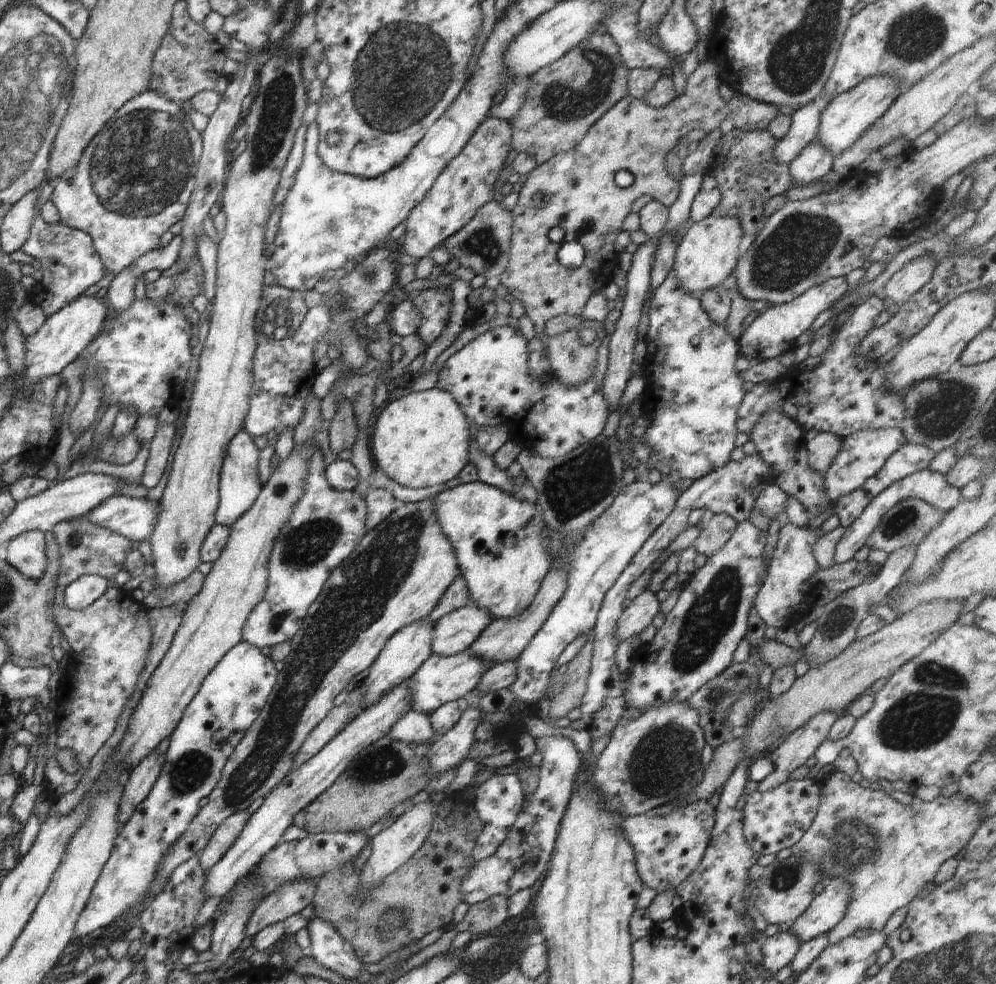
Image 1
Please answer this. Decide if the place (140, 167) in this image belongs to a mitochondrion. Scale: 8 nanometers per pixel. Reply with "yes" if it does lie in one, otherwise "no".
yes

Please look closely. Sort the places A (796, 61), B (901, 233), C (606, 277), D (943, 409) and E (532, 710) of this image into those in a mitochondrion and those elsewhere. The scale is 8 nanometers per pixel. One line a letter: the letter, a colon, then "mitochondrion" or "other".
A: mitochondrion
B: other
C: other
D: mitochondrion
E: other

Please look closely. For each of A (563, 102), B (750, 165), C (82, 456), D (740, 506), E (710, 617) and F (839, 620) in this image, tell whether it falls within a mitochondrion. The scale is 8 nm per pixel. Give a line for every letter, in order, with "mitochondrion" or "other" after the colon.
A: mitochondrion
B: mitochondrion
C: other
D: other
E: mitochondrion
F: mitochondrion

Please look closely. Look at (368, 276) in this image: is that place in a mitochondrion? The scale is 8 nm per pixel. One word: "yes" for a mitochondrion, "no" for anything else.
yes

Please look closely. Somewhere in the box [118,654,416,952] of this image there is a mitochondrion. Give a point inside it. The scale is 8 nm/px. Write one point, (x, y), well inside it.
(190, 770)

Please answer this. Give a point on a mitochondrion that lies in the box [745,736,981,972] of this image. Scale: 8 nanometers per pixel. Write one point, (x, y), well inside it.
(856, 843)

